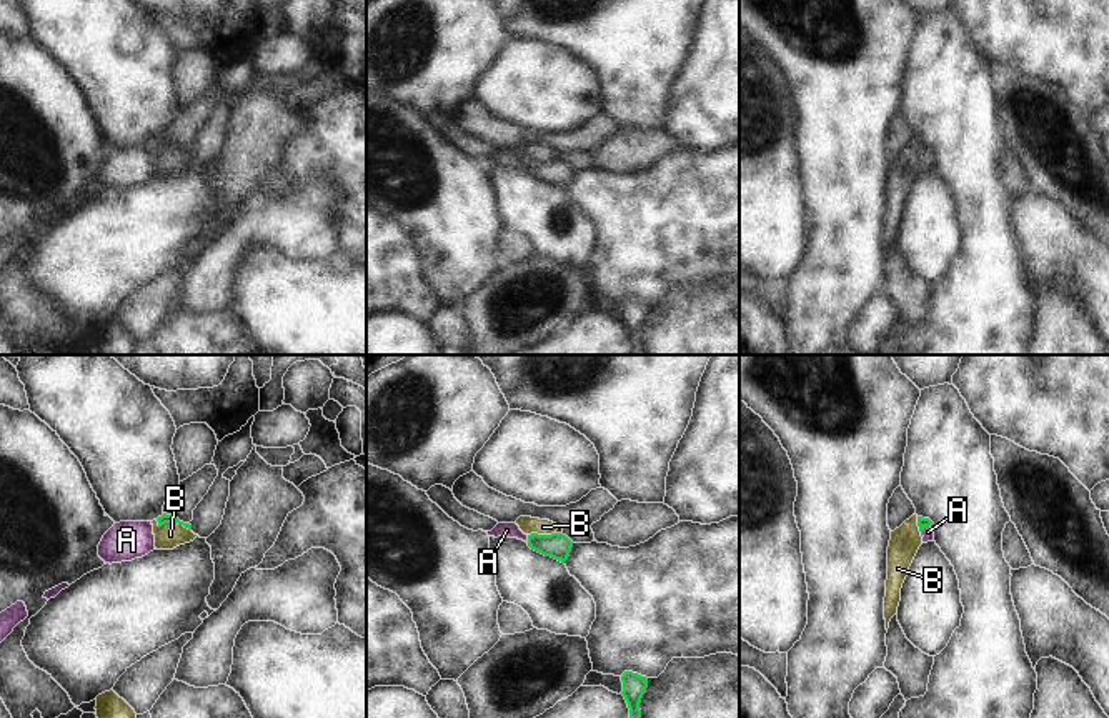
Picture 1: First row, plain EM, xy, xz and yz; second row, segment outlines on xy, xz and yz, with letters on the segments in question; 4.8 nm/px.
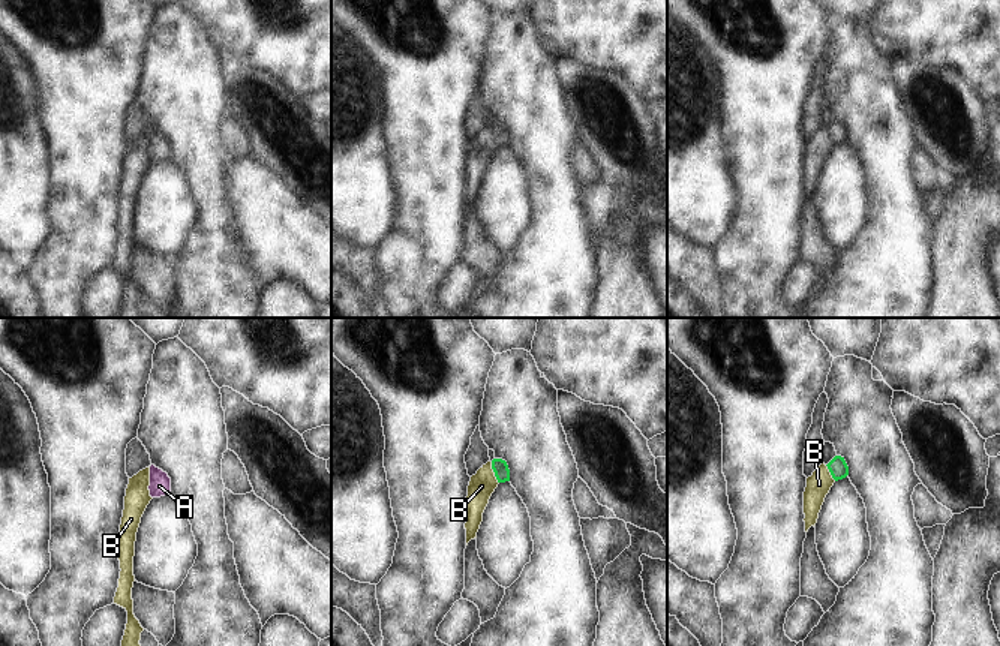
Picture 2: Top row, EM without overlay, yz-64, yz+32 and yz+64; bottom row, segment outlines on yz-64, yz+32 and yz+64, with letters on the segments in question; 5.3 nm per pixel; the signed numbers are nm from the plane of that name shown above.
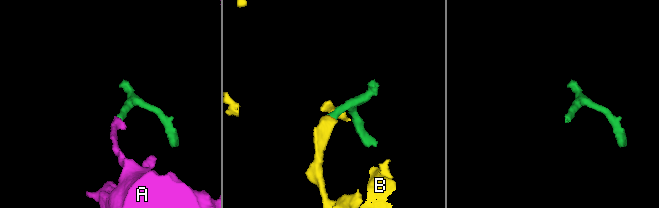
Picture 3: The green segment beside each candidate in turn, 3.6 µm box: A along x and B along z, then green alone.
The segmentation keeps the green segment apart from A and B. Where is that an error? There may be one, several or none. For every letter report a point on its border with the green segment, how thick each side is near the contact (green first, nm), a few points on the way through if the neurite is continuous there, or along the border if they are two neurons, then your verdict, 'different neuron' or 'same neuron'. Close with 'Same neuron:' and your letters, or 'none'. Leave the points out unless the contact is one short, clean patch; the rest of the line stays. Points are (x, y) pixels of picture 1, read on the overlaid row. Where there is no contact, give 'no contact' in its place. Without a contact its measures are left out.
A: meets green in xz at (528, 538); 130 nm thick on the green side, 80 nm on the other; runs through xz (556, 545), (538, 543), (528, 538), (507, 530); same neuron
B: meets green in xy at (174, 522); 50 nm thick on the green side, 130 nm on the other; border along xy (155, 520), (160, 525), (182, 523), (190, 530); different neuron
Same neuron: A

